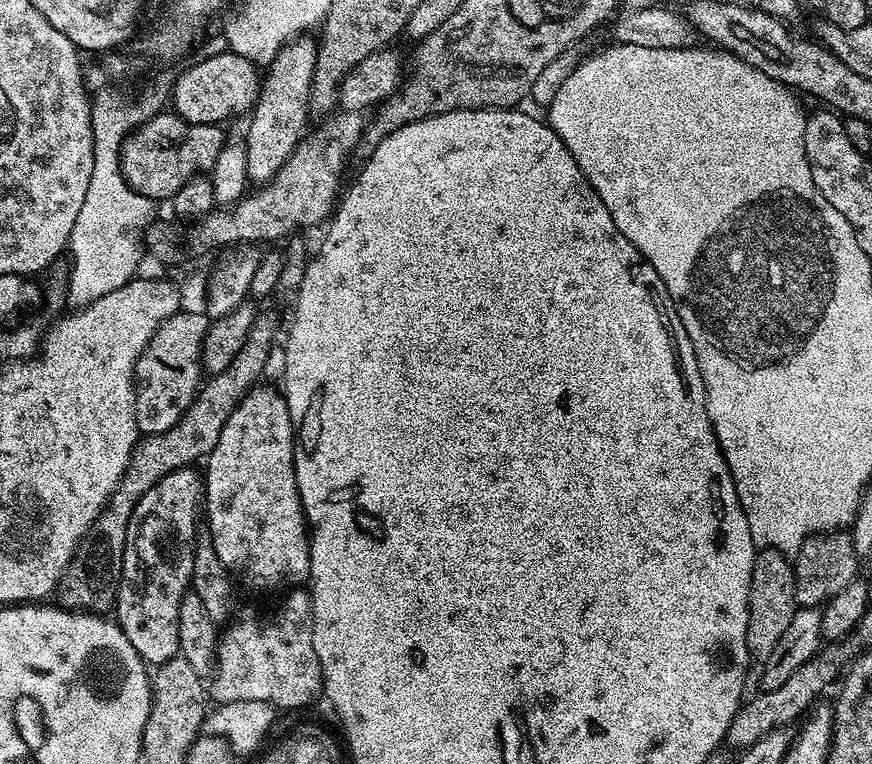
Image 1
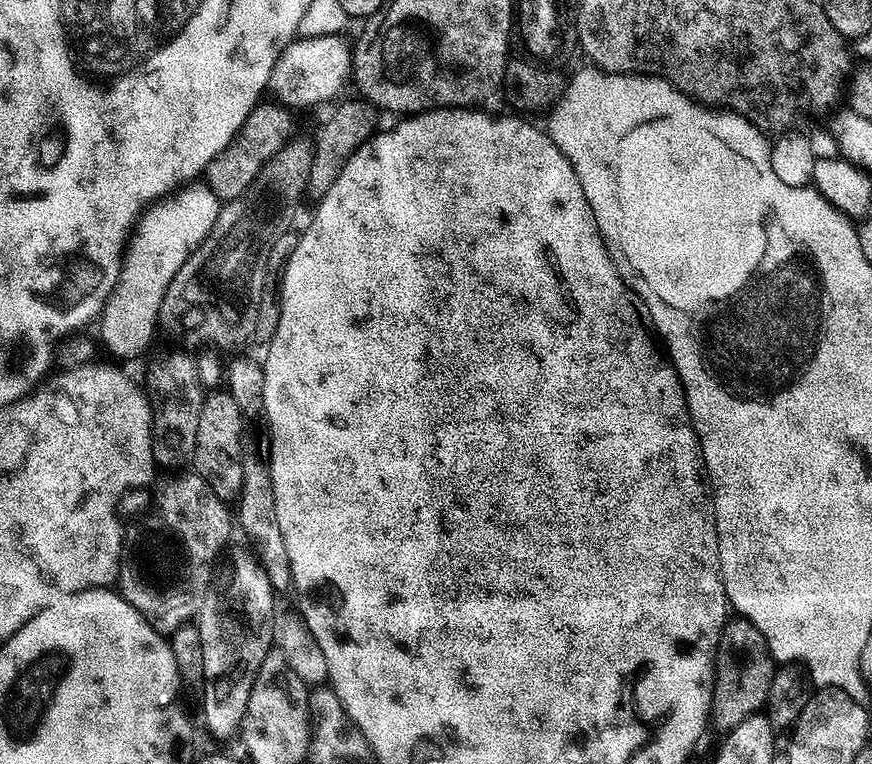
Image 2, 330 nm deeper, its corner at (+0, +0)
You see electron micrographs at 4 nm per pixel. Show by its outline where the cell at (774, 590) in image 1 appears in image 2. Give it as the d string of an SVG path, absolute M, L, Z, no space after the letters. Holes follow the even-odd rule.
M743 618L729 619L724 625L716 647L716 675L712 682L710 720L724 730L736 730L747 716L763 709L768 703L774 661L766 646L766 638L753 624Z

